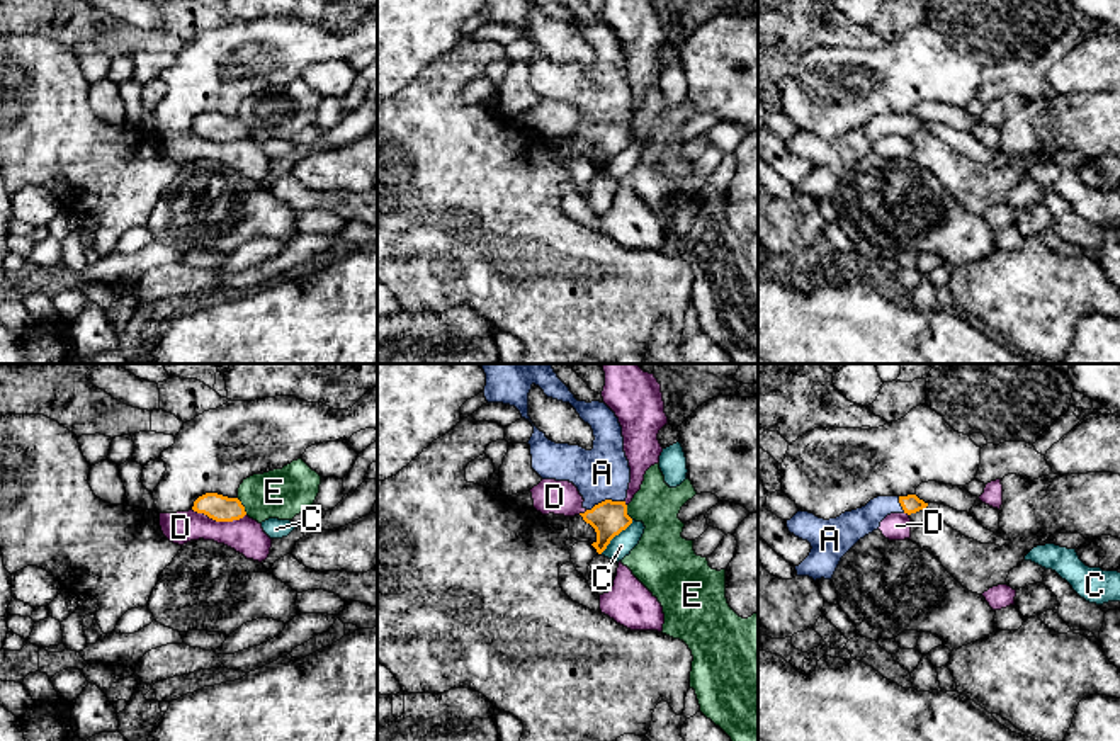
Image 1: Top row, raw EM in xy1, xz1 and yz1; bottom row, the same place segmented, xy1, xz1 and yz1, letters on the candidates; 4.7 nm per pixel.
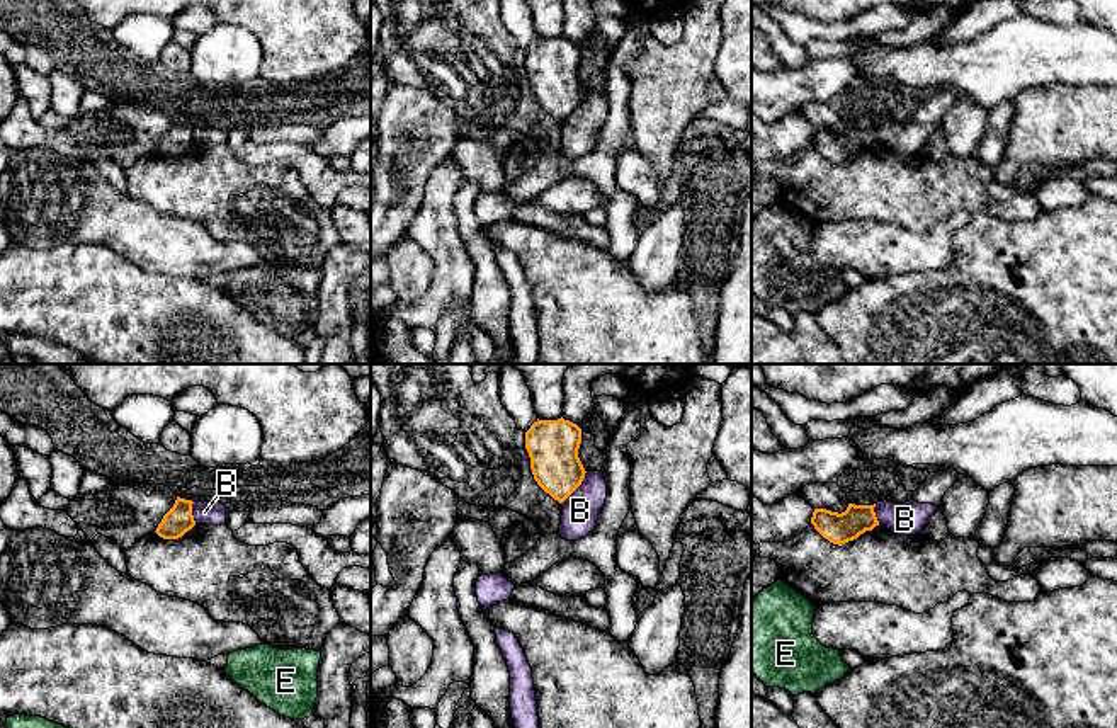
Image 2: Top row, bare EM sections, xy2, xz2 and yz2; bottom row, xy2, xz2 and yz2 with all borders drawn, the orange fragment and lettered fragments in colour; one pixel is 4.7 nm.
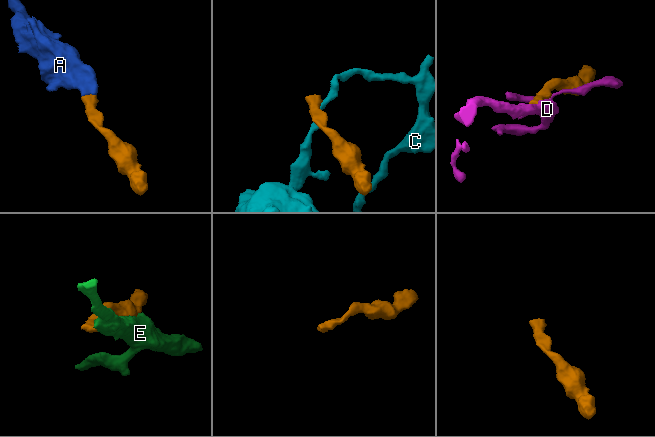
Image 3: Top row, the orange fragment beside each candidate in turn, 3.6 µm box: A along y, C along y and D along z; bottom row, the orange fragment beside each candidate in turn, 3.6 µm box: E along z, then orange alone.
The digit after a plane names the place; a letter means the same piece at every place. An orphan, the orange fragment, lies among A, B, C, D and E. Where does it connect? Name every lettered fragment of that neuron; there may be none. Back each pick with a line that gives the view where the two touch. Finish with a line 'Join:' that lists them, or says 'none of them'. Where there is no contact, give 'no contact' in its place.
A: meets orange in xz1
Join: A

